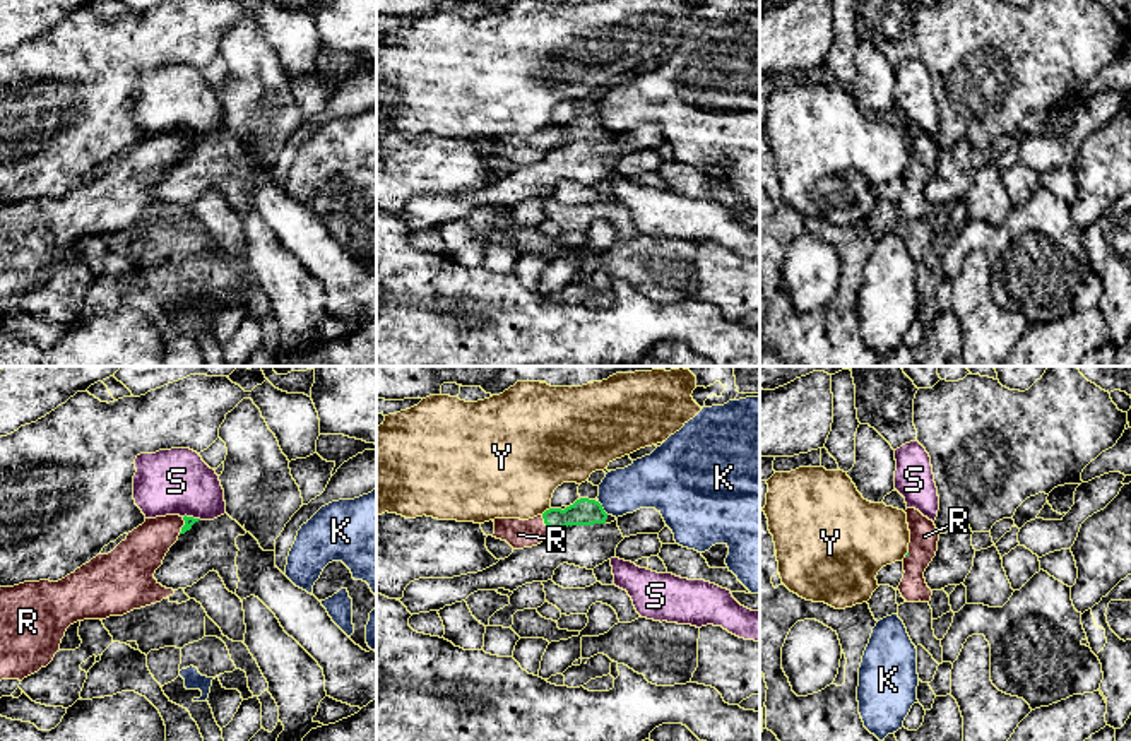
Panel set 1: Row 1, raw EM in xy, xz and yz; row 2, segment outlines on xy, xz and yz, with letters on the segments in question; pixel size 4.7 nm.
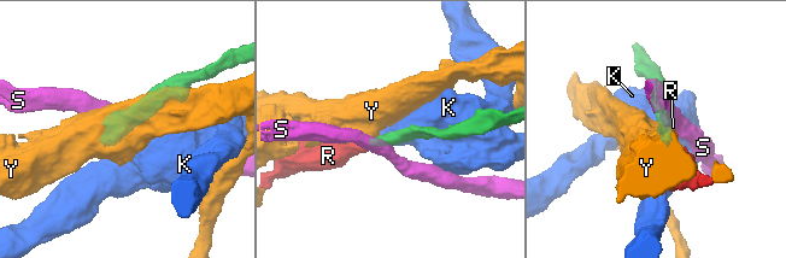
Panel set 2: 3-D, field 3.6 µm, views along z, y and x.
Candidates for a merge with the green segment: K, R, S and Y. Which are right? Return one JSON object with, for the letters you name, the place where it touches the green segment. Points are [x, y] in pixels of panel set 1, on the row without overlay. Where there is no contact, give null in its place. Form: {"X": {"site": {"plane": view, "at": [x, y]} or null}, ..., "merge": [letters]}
{"R": {"site": {"plane": "xz", "at": [544, 139]}}, "merge": ["R"]}

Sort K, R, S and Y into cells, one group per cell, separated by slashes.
K / R / S / Y

